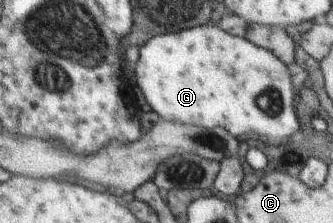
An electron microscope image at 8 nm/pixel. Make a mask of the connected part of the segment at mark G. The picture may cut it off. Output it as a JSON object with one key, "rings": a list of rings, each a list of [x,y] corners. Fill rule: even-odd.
{"rings":[[[210,24],[153,36],[138,48],[135,77],[145,108],[171,122],[208,129],[223,127],[238,140],[249,137],[266,140],[270,136],[288,140],[295,135],[300,126],[296,113],[297,96],[287,66],[271,50],[257,46],[245,37],[223,32],[217,24]]]}

